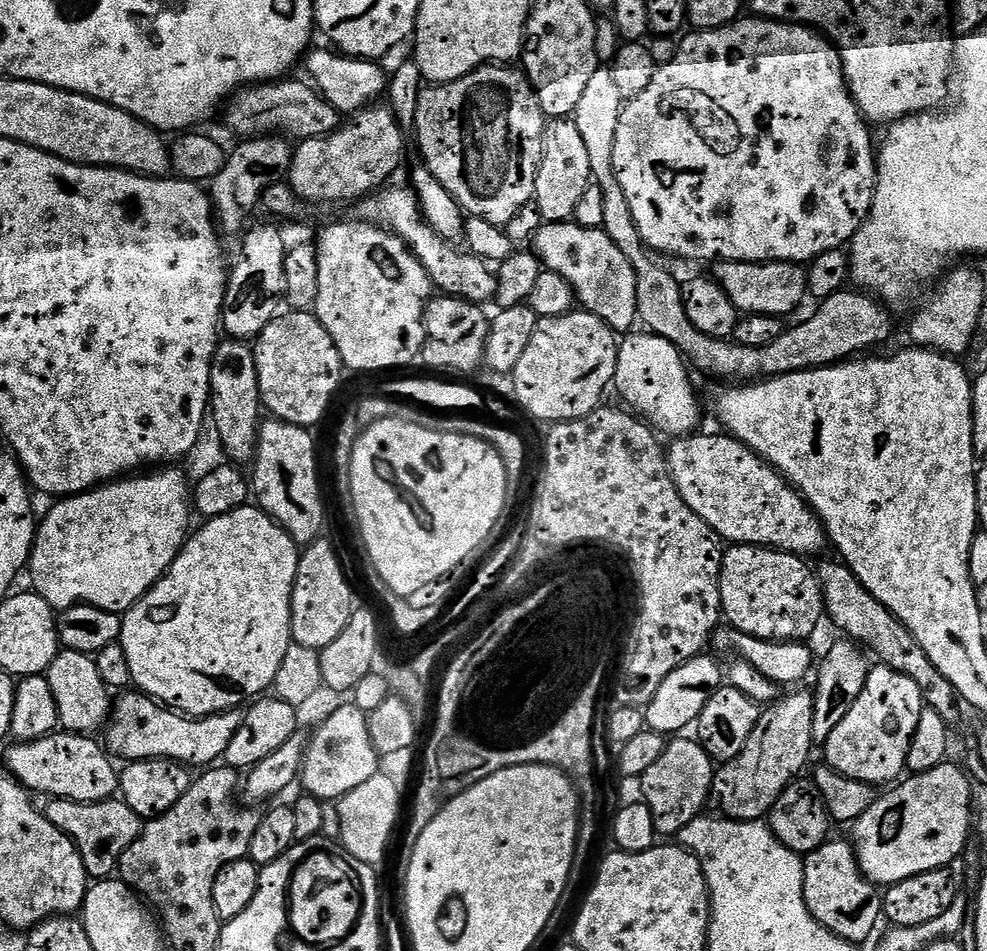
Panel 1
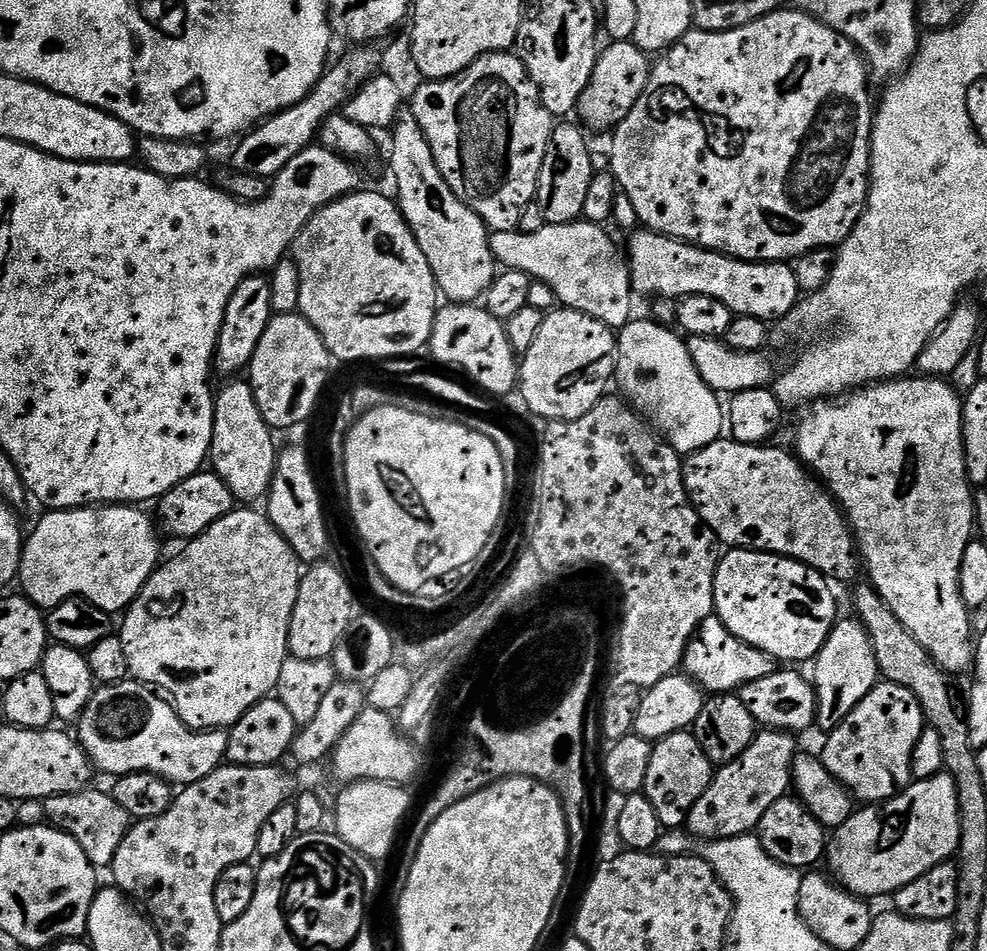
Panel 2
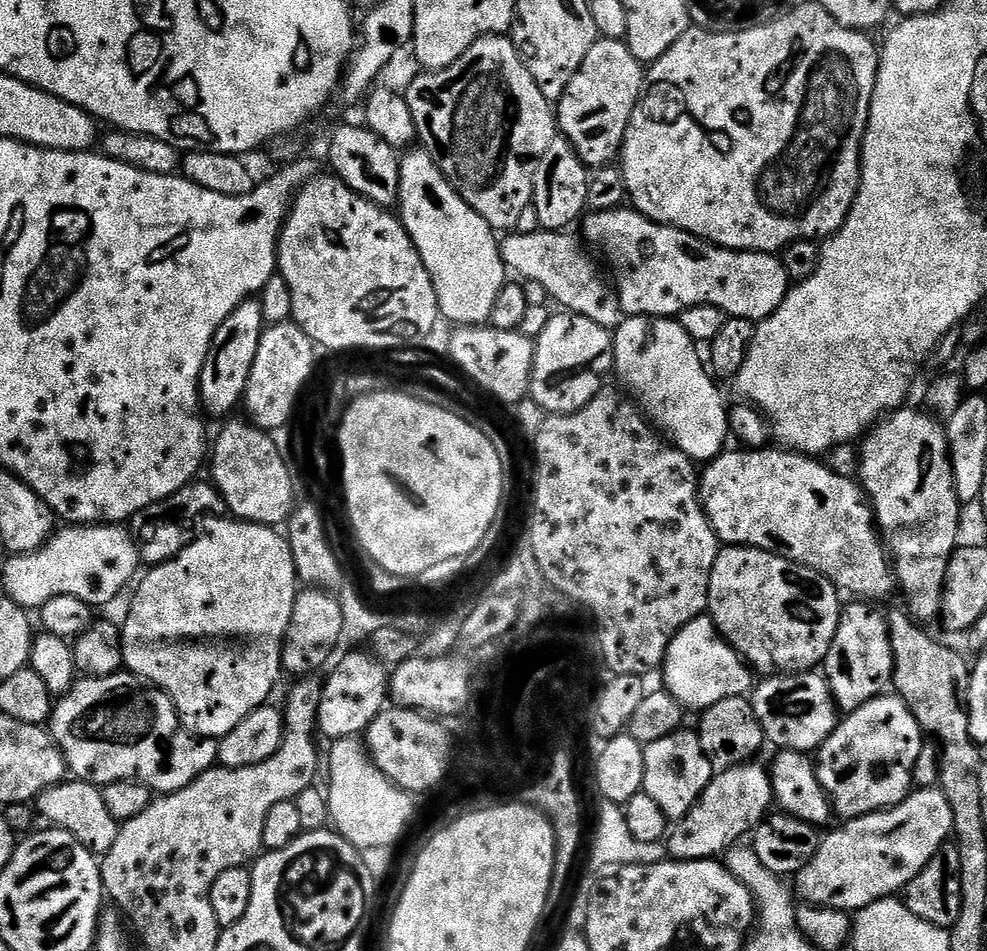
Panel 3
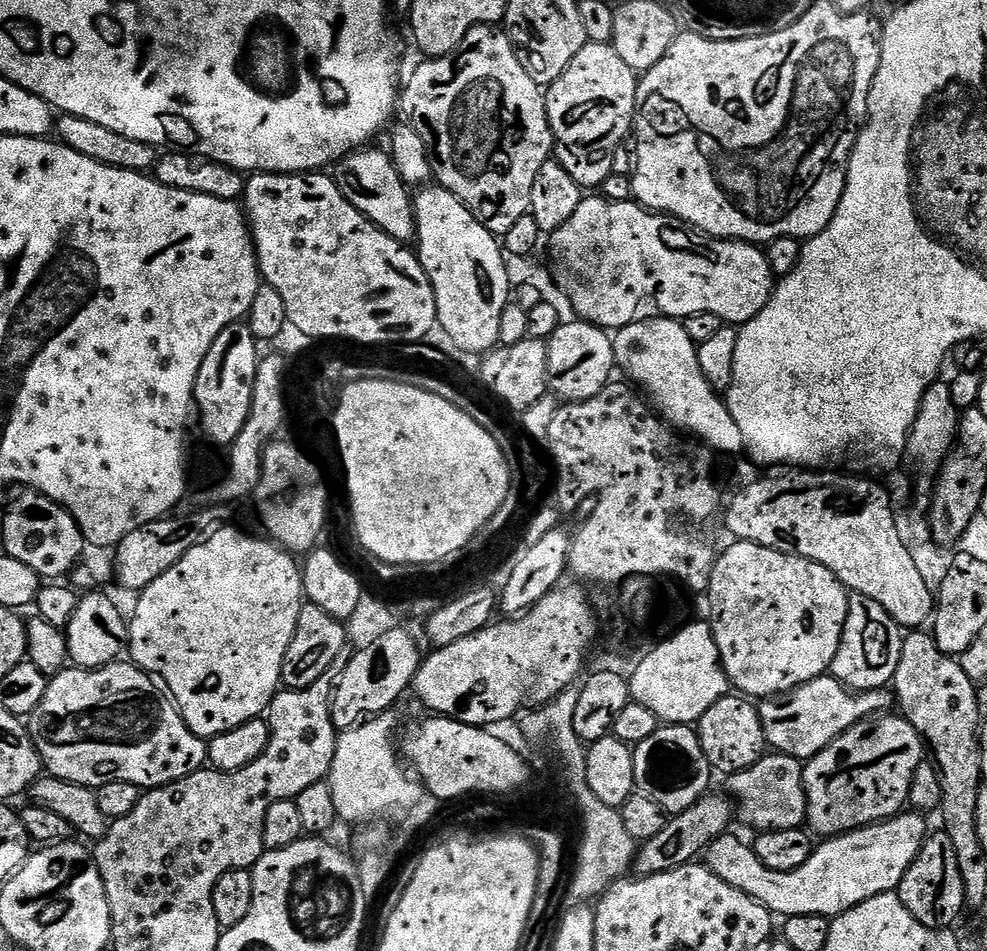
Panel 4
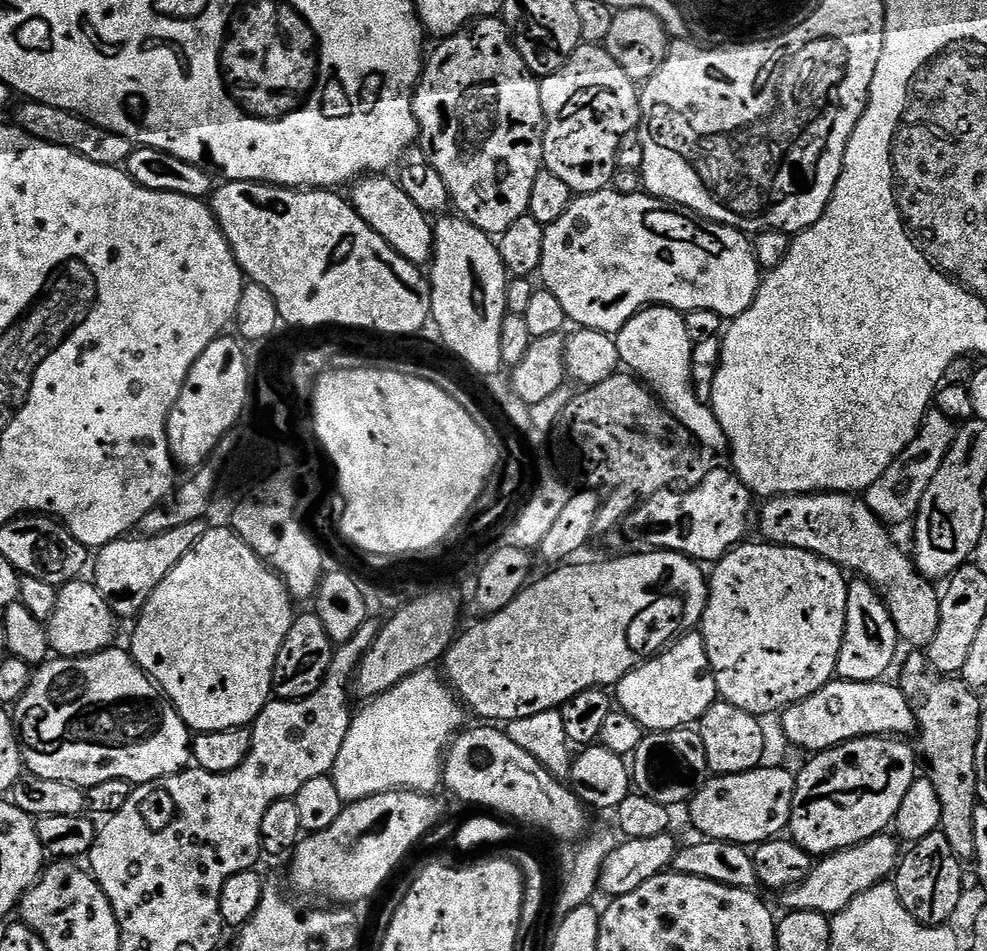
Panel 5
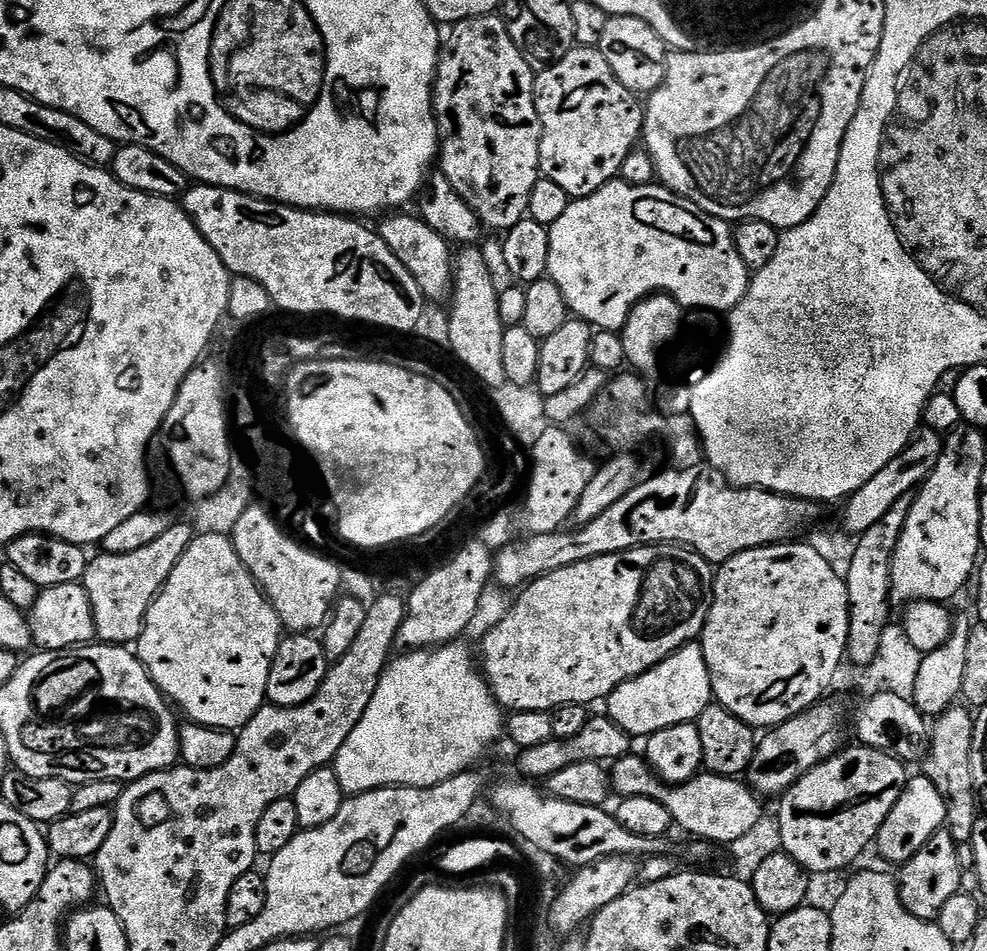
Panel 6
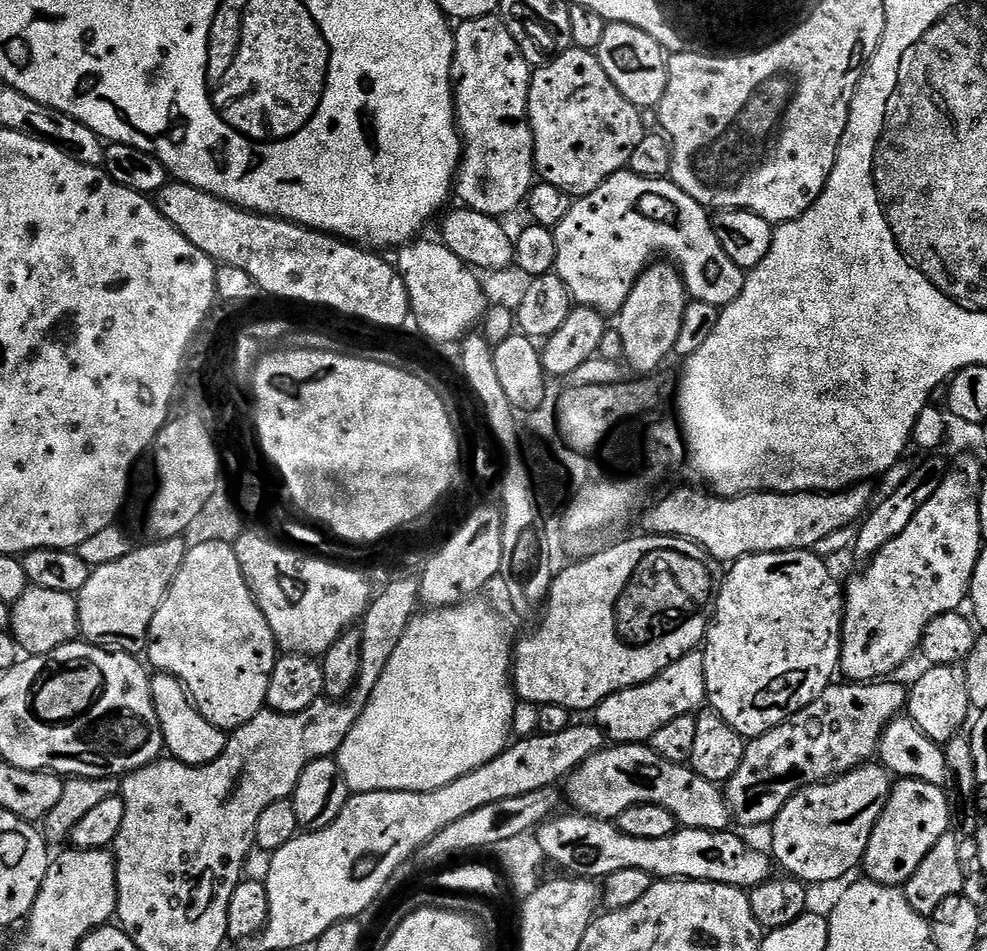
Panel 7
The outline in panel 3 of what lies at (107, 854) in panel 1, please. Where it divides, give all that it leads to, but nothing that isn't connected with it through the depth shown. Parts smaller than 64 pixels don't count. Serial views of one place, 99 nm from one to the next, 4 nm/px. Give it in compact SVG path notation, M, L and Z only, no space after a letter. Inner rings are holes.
M65 778L59 784L42 790L34 801L34 808L43 819L44 816L48 819L47 823L51 827L74 834L74 838L78 838L78 842L82 842L82 846L86 846L86 850L90 850L97 858L103 858L108 853L120 833L120 824L104 805L100 788L85 780Z

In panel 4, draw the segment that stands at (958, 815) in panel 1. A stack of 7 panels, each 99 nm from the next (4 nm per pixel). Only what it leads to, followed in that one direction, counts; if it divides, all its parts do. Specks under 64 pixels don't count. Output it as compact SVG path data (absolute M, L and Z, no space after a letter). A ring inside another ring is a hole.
M897 814L891 820L855 828L852 832L844 832L841 836L817 843L810 858L806 858L798 870L783 872L762 866L755 847L751 843L743 844L733 834L725 834L716 839L702 854L702 860L711 872L722 878L722 882L734 886L734 890L742 890L742 894L754 898L777 917L835 918L866 902L866 898L899 889L906 870L910 870L930 832L923 815L904 815Z

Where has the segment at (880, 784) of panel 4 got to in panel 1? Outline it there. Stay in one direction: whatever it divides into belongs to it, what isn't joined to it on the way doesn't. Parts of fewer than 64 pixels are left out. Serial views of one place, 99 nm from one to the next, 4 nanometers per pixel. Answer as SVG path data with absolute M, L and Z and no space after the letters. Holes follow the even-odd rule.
M873 667L866 678L866 686L862 686L862 694L858 694L858 702L850 706L846 718L834 726L830 738L822 746L828 759L825 760L827 767L873 786L899 781L908 767L910 742L925 707L918 682L906 678L906 674L898 674L898 670Z

